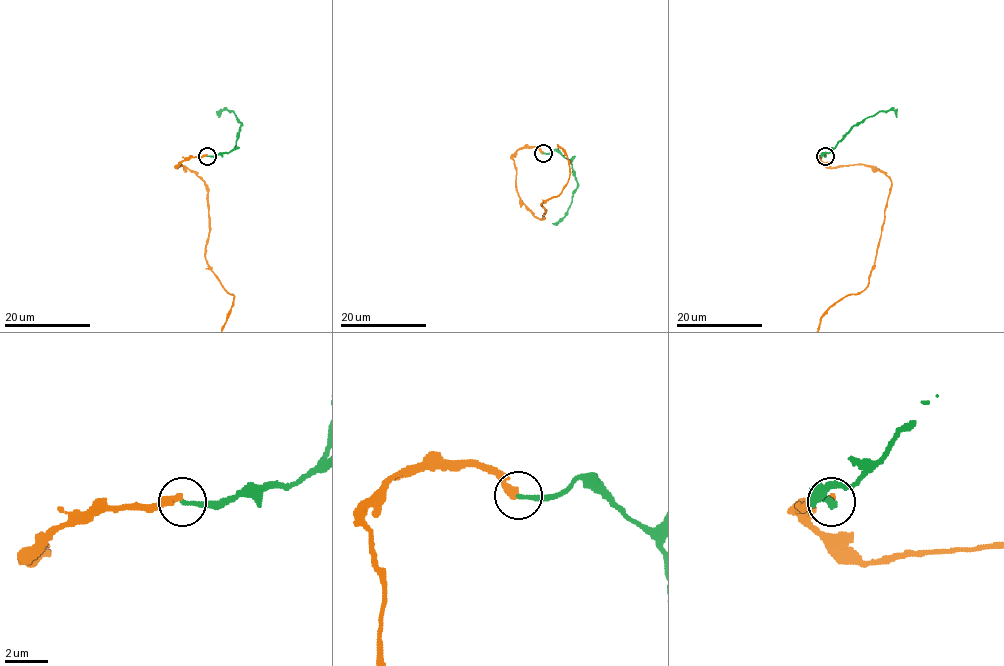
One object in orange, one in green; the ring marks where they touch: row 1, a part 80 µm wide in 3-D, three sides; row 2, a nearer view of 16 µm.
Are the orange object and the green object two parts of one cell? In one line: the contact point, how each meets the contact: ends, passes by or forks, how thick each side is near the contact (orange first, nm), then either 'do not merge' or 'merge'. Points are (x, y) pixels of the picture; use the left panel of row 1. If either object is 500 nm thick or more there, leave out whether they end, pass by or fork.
at (207, 156); orange ends there; green ends there; 280 nm thick on the orange side, 200 nm on the other; do not merge

